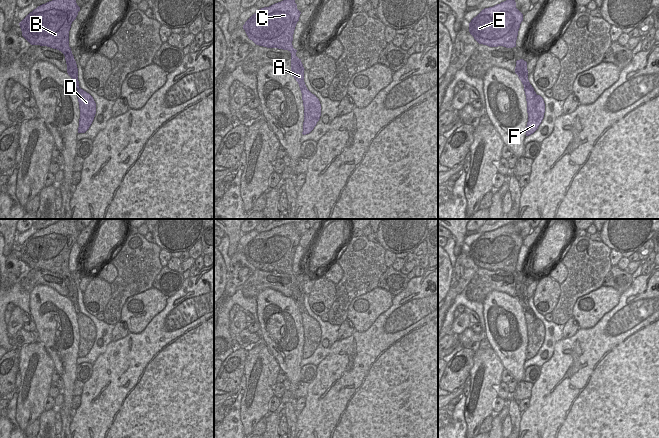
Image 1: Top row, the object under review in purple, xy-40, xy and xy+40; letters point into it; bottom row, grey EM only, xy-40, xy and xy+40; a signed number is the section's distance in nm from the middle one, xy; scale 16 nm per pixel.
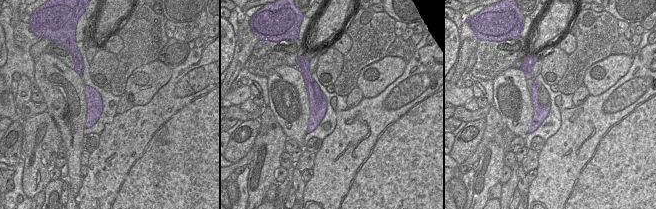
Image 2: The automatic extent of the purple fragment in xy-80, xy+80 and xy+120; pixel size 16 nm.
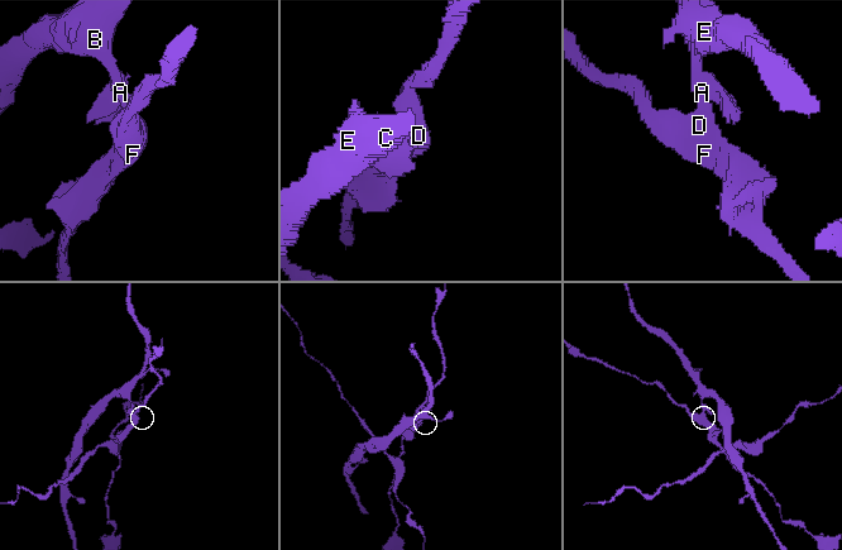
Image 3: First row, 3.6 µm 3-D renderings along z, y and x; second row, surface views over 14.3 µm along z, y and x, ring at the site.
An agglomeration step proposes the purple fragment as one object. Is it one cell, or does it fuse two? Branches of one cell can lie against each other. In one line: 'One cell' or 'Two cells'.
Two cells.

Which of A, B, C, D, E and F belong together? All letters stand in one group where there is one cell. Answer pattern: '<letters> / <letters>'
A B C E / D F

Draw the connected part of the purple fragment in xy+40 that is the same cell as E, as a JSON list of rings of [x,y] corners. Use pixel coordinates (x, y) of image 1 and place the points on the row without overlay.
[[[514,223],[483,233],[469,247],[474,263],[489,271],[516,271],[523,238],[516,232]]]

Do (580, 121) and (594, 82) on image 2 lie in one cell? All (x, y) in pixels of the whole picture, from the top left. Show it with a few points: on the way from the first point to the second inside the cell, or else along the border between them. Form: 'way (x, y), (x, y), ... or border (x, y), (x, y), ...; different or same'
border (612, 86), (600, 94), (590, 95); different

